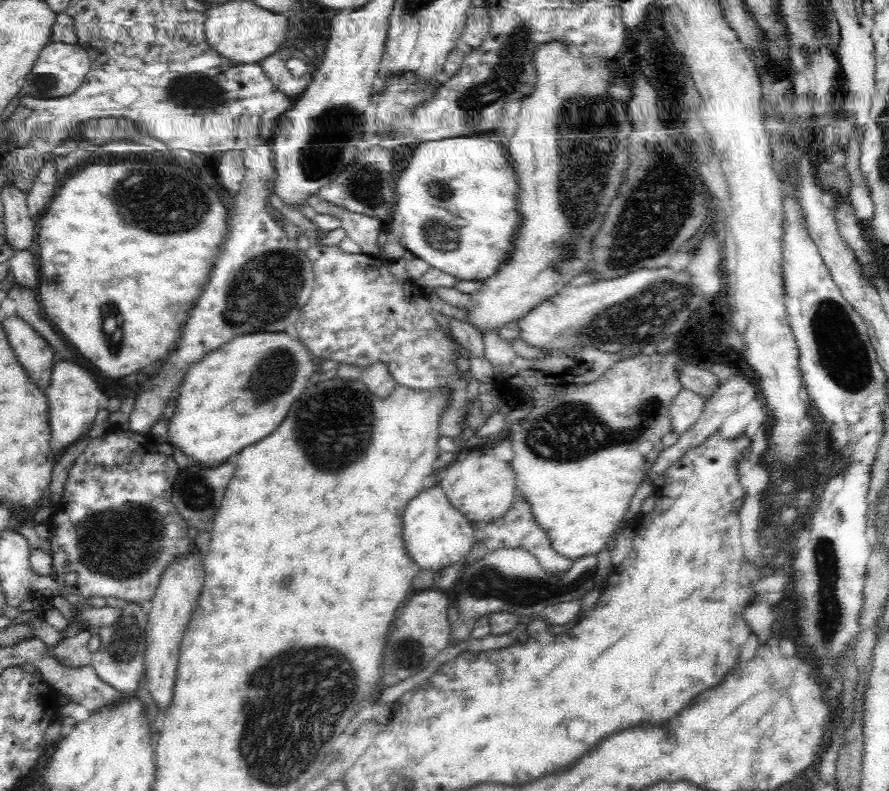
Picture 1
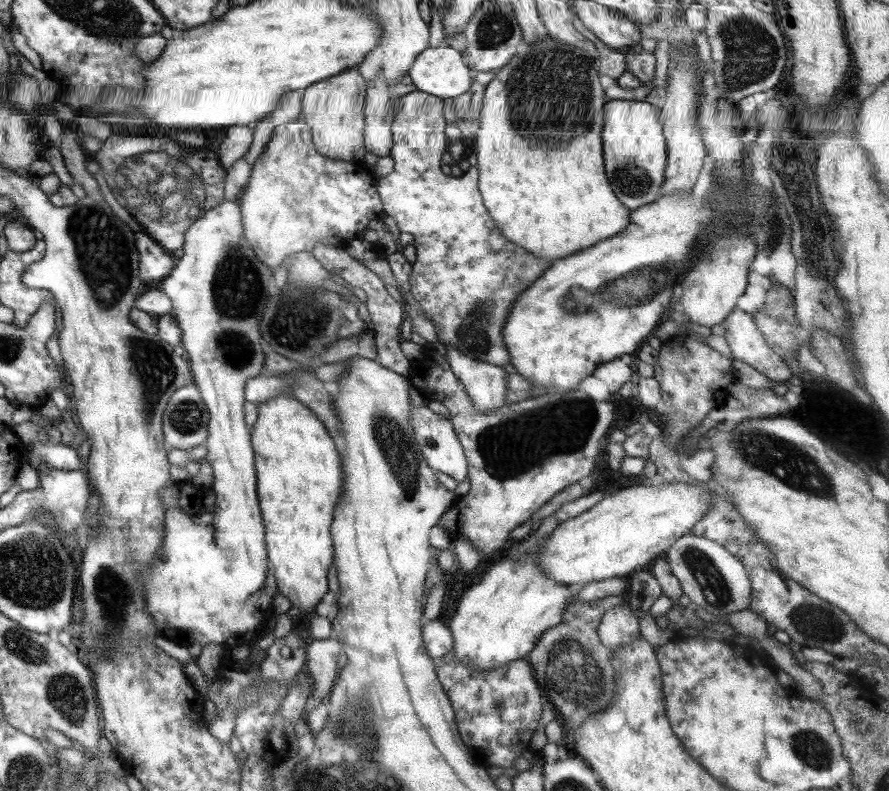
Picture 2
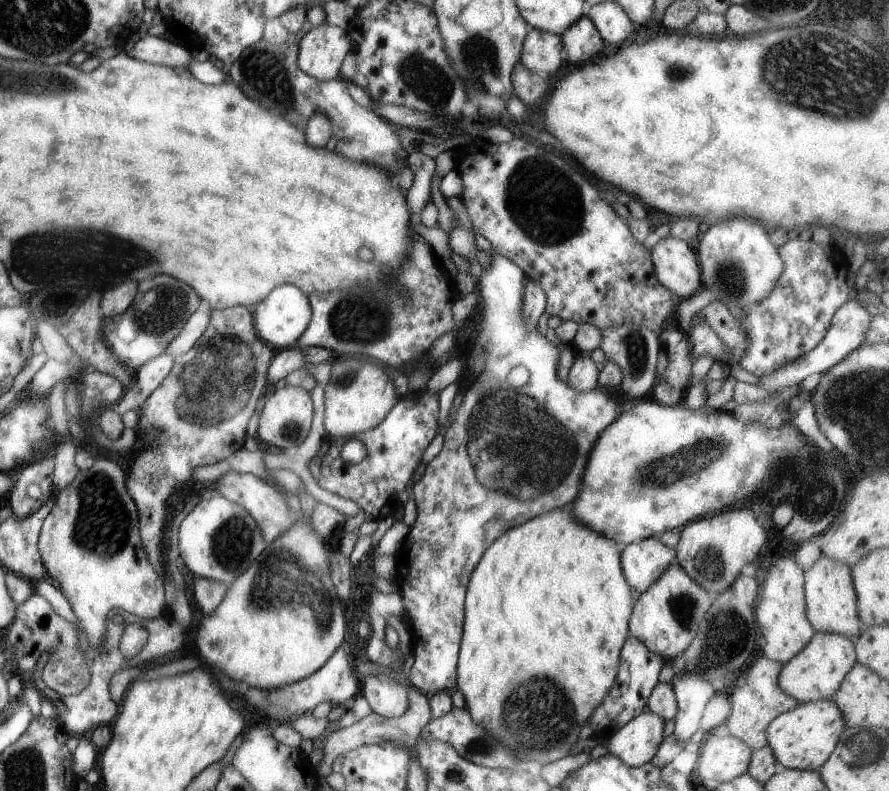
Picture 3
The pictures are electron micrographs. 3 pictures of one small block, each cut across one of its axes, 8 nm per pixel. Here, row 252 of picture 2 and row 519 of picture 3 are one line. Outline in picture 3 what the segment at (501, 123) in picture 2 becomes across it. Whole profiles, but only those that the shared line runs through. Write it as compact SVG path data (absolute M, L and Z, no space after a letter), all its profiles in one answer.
M564 506L560 510L552 509L527 520L524 524L509 528L482 555L480 564L476 566L467 584L463 635L457 664L457 690L464 695L466 708L470 711L472 720L491 732L505 749L519 757L521 764L538 762L544 766L580 749L583 743L579 739L578 732L592 717L597 706L607 697L618 674L621 648L631 634L629 620L635 601L621 565L620 555L623 546L575 521L571 513L572 509L573 506Z

